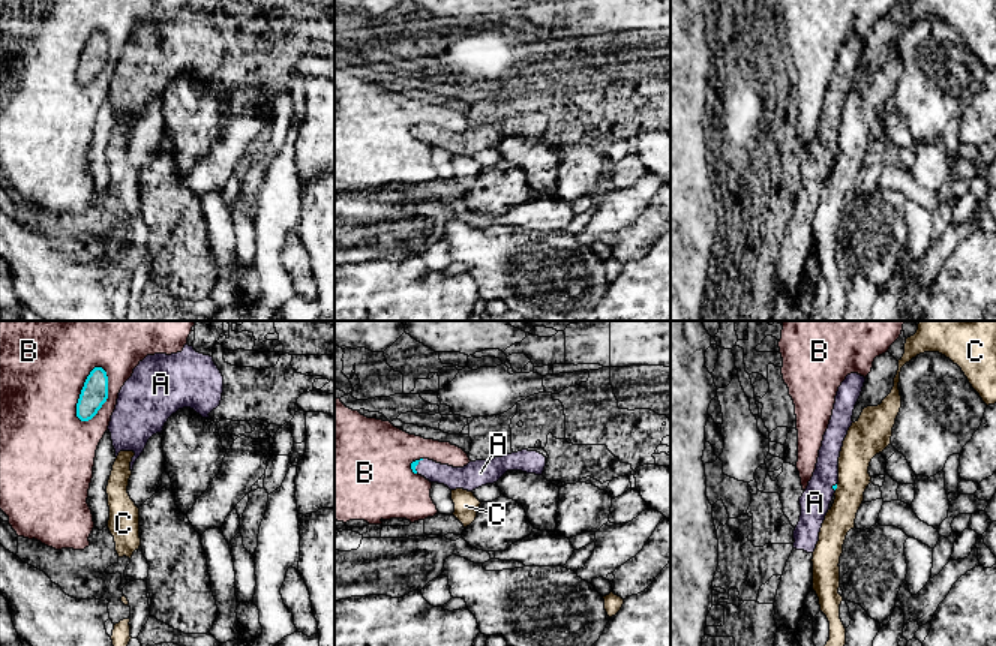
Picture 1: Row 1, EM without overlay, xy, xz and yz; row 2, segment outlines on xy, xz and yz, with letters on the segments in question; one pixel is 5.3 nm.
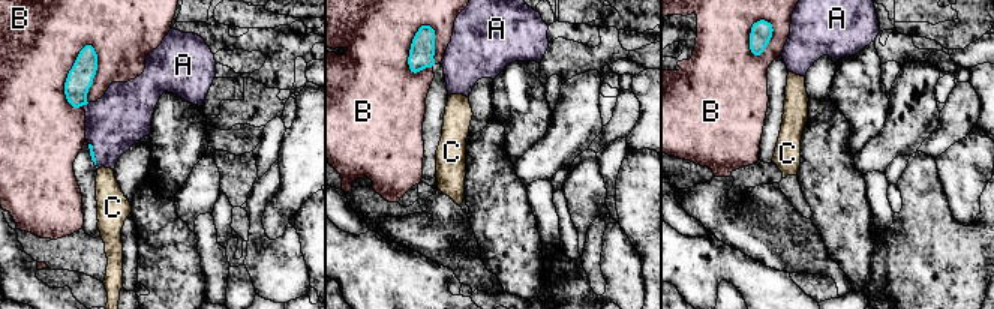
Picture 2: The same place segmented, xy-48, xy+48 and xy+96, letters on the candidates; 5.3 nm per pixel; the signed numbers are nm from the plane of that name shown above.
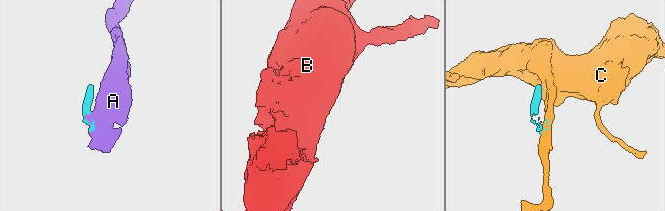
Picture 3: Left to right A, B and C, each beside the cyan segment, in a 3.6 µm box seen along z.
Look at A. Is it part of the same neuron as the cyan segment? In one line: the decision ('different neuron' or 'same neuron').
same neuron

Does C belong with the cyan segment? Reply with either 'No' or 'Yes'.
No

